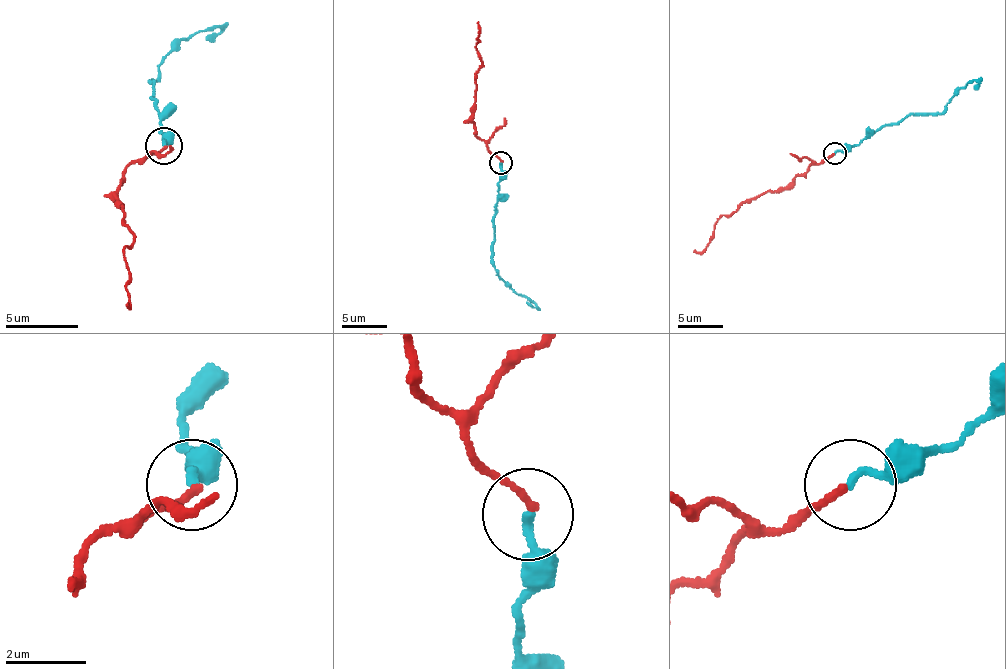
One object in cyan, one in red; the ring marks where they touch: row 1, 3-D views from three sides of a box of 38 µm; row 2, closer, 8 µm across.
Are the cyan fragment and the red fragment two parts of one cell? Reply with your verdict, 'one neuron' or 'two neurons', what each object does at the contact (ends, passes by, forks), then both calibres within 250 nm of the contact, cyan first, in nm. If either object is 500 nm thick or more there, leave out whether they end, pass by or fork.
one neuron; cyan ends there; red ends there; 200 nm thick on the cyan side, 190 nm on the other

